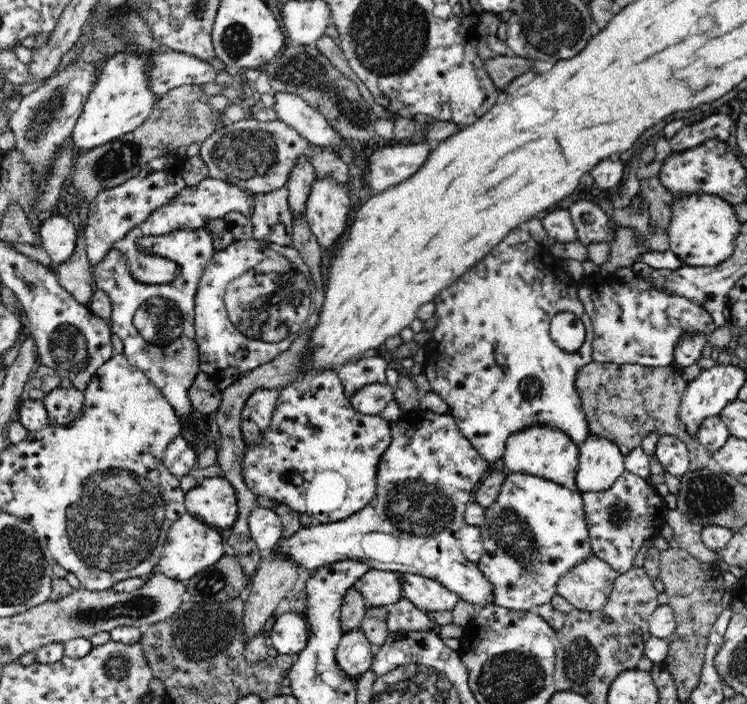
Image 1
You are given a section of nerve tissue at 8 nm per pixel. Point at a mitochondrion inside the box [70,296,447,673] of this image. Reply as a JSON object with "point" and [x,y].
{"point":[197,625]}

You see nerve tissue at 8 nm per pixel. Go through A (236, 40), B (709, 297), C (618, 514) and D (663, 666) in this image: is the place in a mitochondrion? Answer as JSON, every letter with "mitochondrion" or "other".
{"A":"mitochondrion","B":"other","C":"mitochondrion","D":"other"}

